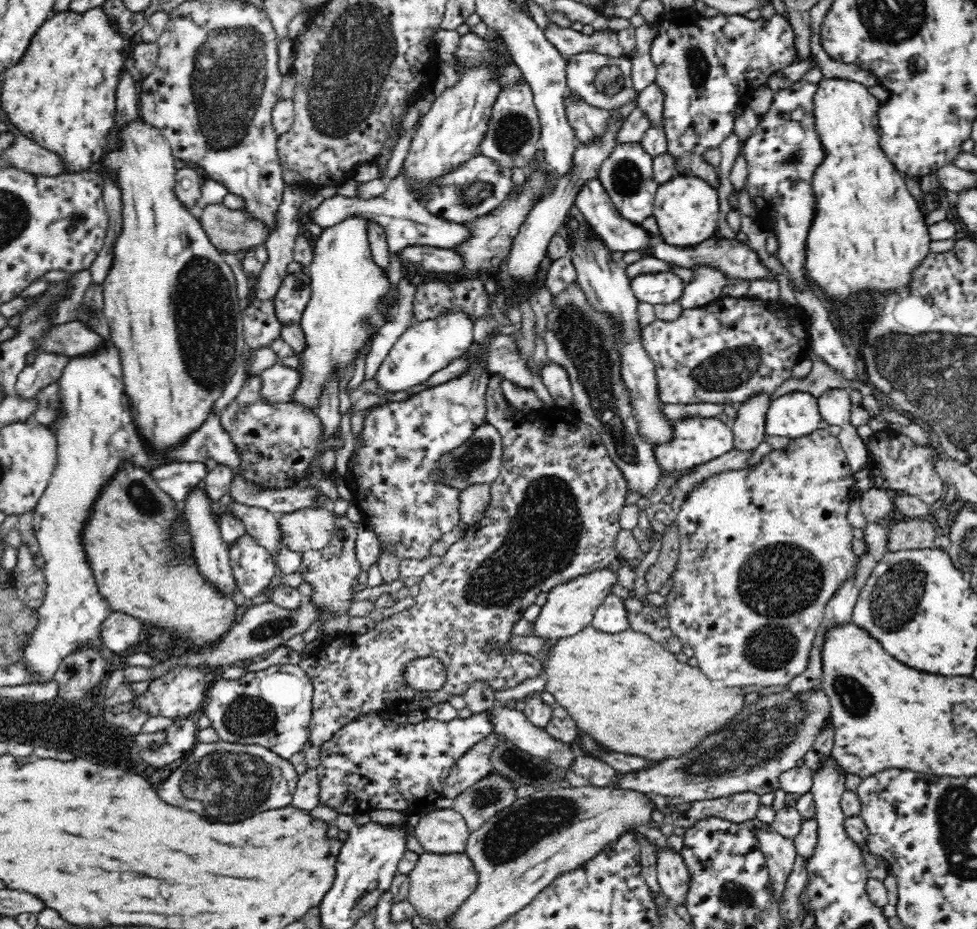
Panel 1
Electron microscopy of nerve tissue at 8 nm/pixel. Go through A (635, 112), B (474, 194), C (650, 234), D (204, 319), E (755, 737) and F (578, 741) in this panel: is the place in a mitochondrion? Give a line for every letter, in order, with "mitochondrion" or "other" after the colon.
A: other
B: mitochondrion
C: other
D: mitochondrion
E: mitochondrion
F: other

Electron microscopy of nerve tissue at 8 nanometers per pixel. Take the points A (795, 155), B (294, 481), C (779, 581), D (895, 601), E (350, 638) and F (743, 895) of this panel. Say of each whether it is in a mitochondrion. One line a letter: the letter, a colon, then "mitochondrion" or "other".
A: mitochondrion
B: other
C: mitochondrion
D: mitochondrion
E: other
F: mitochondrion

